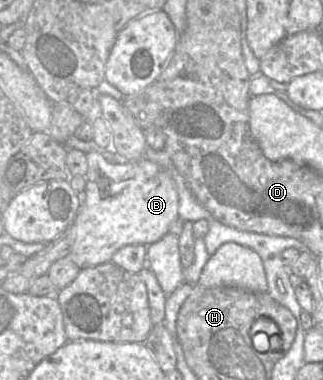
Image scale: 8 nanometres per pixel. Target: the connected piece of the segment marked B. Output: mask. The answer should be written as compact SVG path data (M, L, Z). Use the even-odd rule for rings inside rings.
M98 151L87 153L88 170L85 176L85 201L72 222L72 244L68 254L80 268L109 262L112 255L126 245L148 246L169 233L170 225L179 218L179 196L175 181L163 167L146 157L125 163L112 163Z

